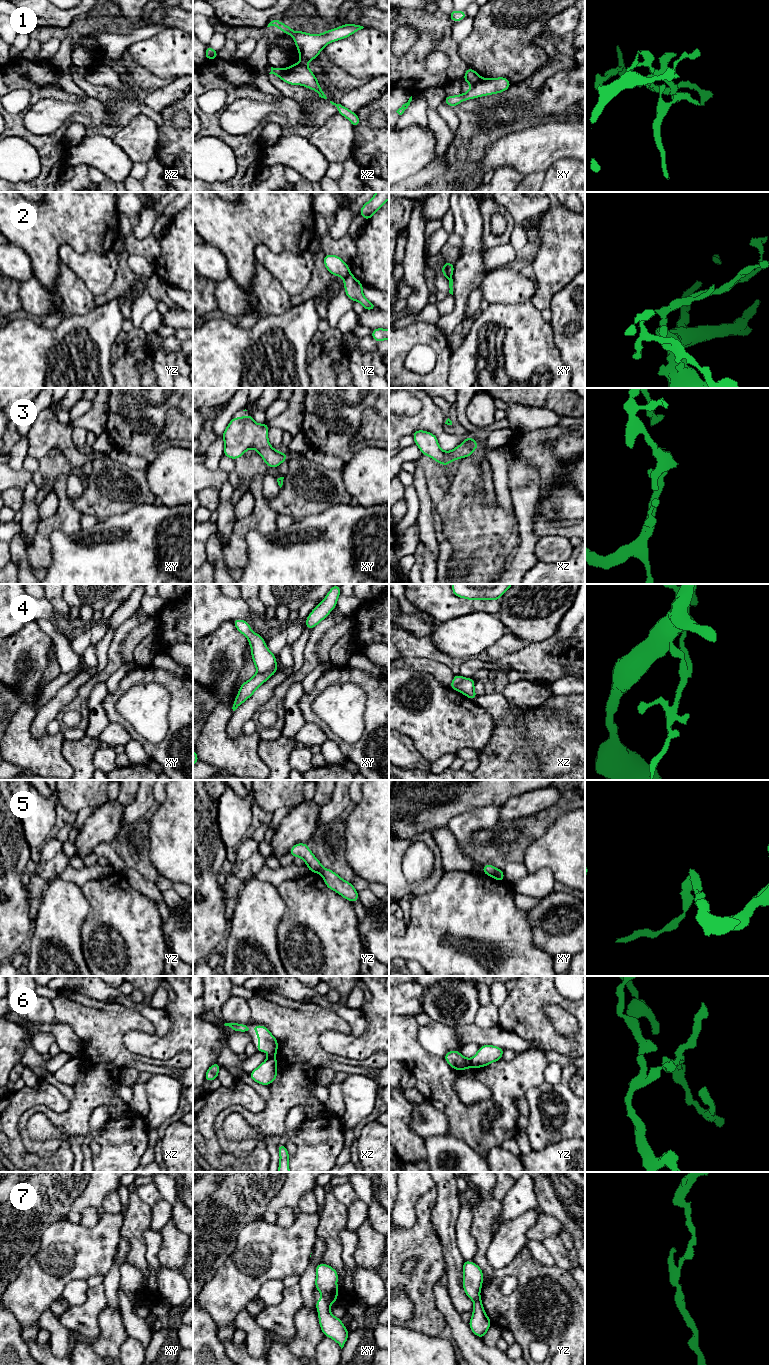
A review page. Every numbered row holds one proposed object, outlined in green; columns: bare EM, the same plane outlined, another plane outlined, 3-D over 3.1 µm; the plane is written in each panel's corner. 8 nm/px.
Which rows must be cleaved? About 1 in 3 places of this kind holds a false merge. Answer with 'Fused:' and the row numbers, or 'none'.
Fused: 1, 2, 4, 5, 6, 7

